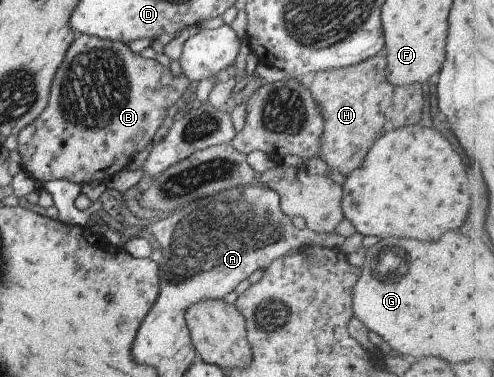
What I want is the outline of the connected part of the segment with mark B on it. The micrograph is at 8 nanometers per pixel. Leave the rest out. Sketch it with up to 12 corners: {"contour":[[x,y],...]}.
{"contour":[[77,34],[17,134],[37,182],[106,184],[193,86]]}

